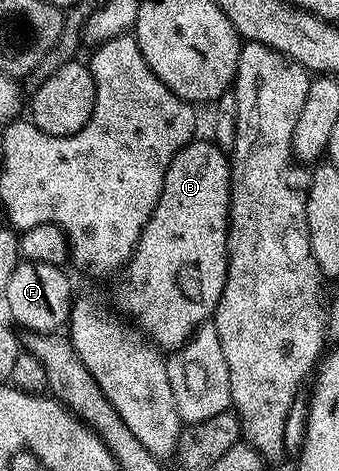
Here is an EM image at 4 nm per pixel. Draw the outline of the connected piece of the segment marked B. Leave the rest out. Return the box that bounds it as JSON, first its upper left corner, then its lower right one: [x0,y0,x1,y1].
[114,140,231,352]

